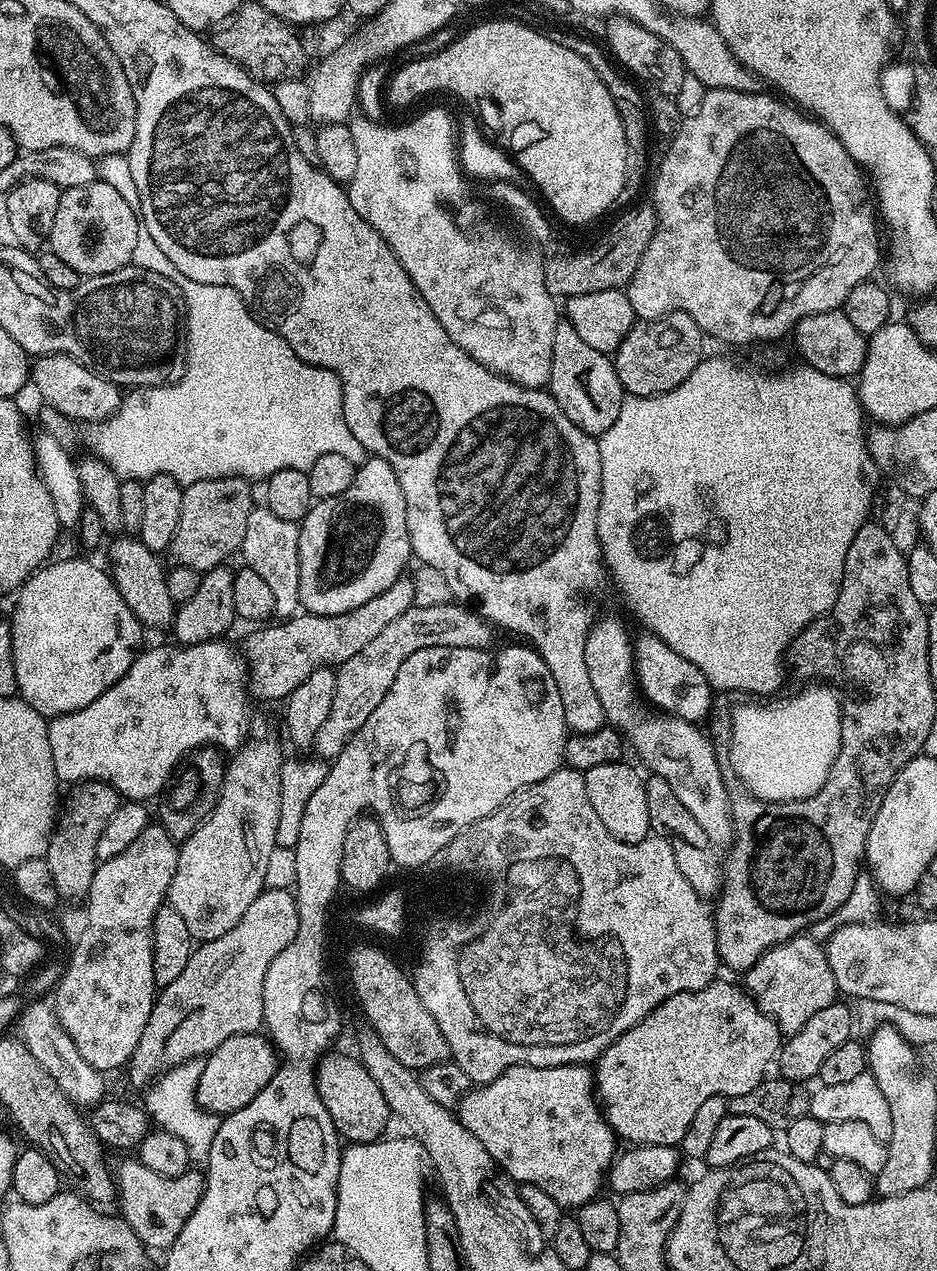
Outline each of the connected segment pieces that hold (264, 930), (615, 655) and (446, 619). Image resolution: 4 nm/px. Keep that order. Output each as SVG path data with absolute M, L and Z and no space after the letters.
M268 886L258 894L258 898L254 898L254 902L250 902L246 914L238 918L238 926L234 926L234 930L226 930L222 938L205 940L193 947L182 974L159 989L150 1010L150 1022L146 1022L146 1030L142 1030L142 1038L138 1038L138 1046L126 1065L129 1082L143 1089L169 1068L187 1064L193 1058L207 1057L208 1053L222 1046L226 1038L247 1032L259 1033L264 1022L262 986L266 982L266 970L270 970L270 962L274 962L274 958L278 958L278 954L294 942L294 934L298 934L295 895L289 889L287 892L284 888Z
M604 616L593 623L584 643L582 672L588 675L588 684L608 719L605 721L624 737L631 751L632 748L636 751L637 758L649 768L647 771L658 778L666 778L678 802L690 810L694 822L702 826L702 831L713 846L731 845L734 803L728 798L728 788L724 785L724 772L720 769L716 748L706 733L696 729L699 727L693 721L647 707L640 708L634 640L631 635L628 637L628 628L622 621Z
M459 603L428 604L425 608L414 606L402 614L395 622L390 622L374 642L369 642L362 651L354 654L354 658L335 669L336 689L334 690L334 706L330 706L330 714L316 735L314 752L317 757L329 762L354 738L358 730L374 714L374 706L386 698L386 690L398 675L398 666L414 654L414 650L426 650L430 646L450 646L451 648L488 648L491 645L493 629L475 610Z

